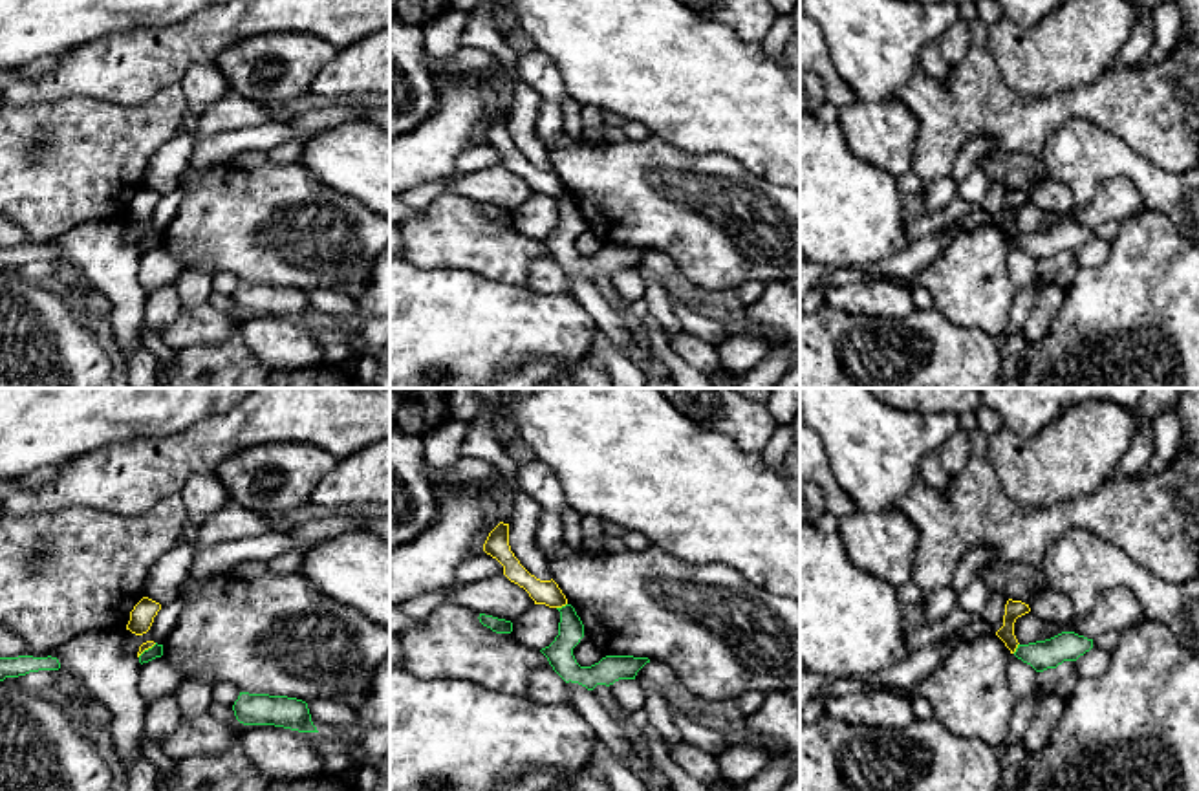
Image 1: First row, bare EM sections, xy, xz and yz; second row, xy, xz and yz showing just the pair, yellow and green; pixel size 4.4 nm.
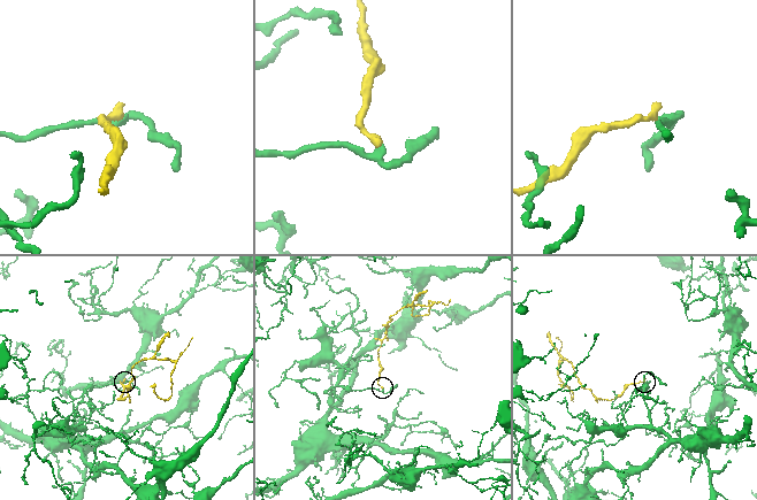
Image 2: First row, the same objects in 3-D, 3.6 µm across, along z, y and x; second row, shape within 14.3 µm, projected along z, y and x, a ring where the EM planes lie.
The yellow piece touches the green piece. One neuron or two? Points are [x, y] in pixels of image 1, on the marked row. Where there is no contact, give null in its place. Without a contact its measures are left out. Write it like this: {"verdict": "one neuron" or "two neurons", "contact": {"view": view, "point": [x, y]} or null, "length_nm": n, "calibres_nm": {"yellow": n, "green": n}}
{"verdict": "two neurons", "contact": {"view": "xz", "point": [561, 606]}, "length_nm": 50, "calibres_nm": {"yellow": 110, "green": 120}}

